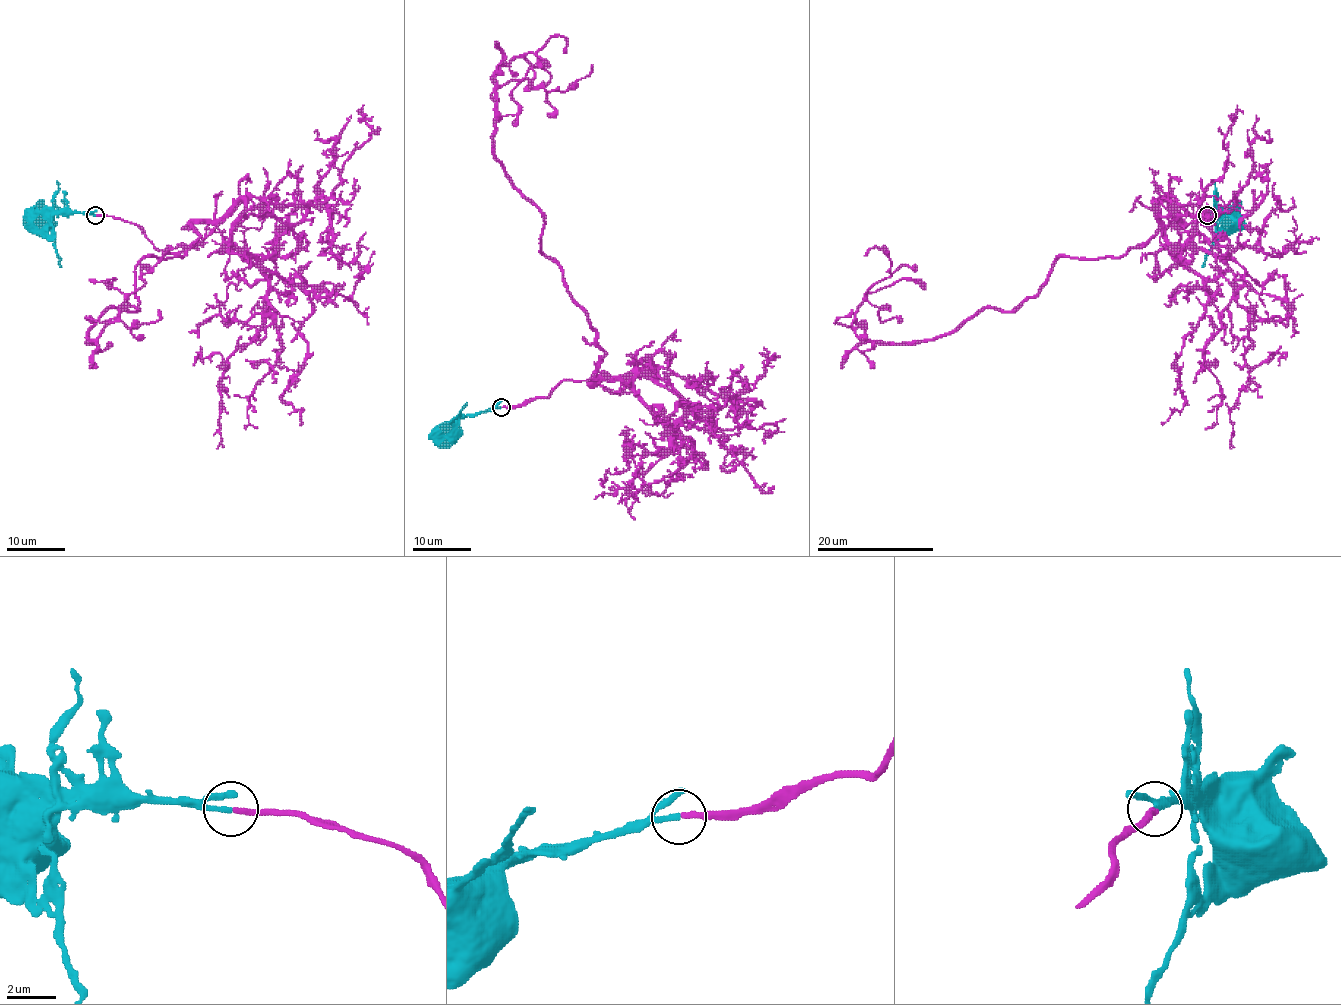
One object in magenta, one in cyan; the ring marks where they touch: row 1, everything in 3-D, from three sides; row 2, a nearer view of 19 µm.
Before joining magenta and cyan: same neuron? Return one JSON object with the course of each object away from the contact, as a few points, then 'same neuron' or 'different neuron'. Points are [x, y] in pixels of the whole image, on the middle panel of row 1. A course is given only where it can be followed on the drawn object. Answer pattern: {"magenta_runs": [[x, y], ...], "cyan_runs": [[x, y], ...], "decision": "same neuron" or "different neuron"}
{"magenta_runs": [[502, 407], [620, 377], [493, 151], [502, 66], [524, 56], [566, 91], [591, 64]], "cyan_runs": [[500, 407], [461, 415], [446, 432]], "decision": "same neuron"}

